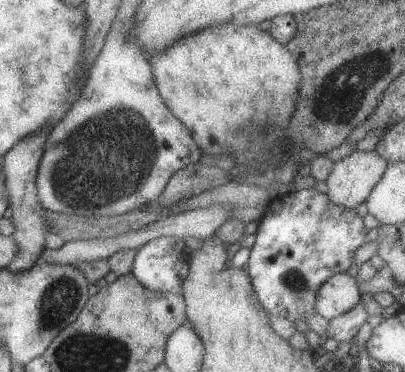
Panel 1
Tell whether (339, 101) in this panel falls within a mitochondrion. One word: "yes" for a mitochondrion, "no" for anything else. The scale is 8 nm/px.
yes

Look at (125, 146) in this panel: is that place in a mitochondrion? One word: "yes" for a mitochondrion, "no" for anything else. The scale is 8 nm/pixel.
yes

